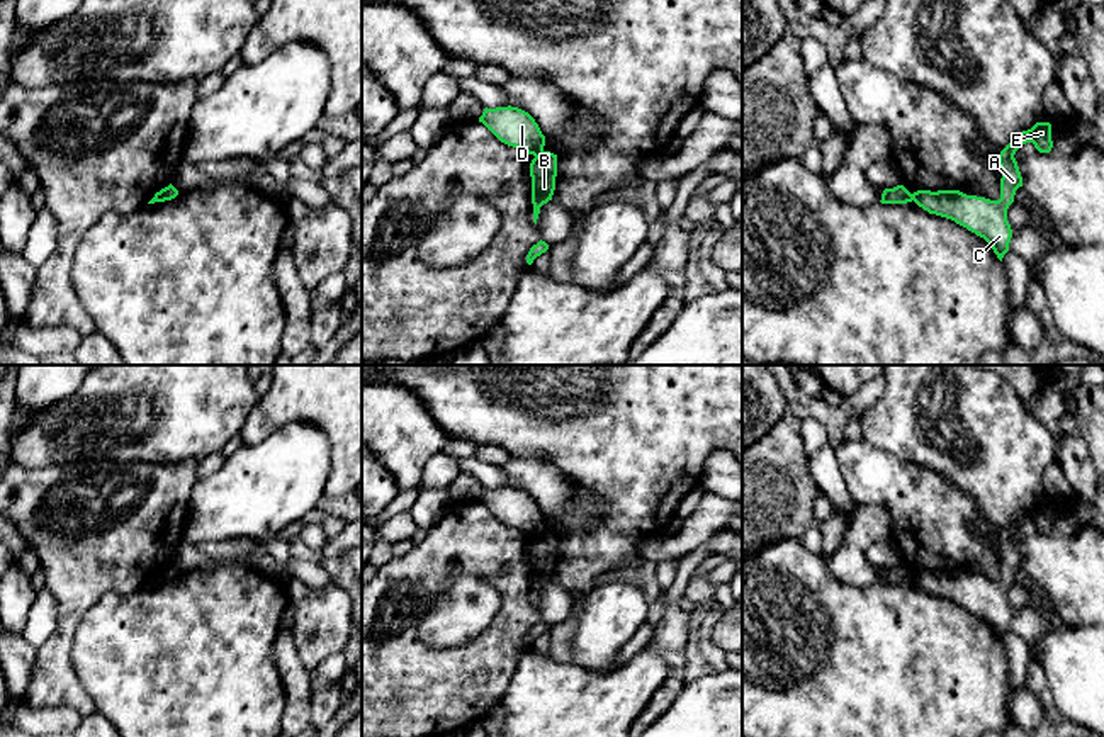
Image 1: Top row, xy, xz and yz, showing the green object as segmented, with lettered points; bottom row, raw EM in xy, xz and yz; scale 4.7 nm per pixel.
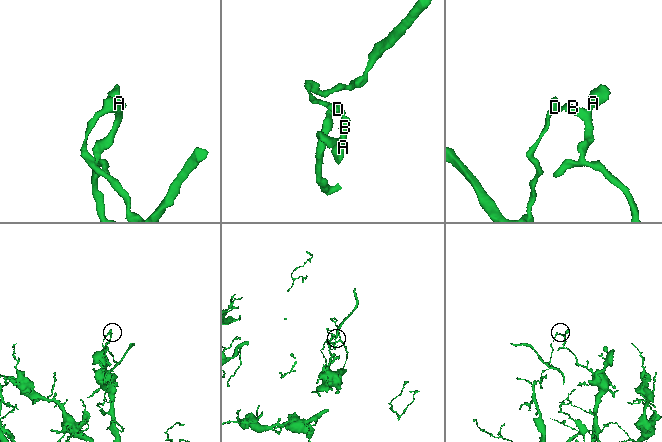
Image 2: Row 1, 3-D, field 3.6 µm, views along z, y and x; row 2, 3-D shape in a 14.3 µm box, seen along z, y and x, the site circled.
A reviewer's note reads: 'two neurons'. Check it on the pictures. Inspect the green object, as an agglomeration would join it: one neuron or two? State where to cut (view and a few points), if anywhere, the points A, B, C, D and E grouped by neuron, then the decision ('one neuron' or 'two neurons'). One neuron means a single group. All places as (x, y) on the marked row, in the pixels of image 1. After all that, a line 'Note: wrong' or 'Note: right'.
cut xz (542, 150), (534, 155); groups A B C E / D; two neurons
Note: right

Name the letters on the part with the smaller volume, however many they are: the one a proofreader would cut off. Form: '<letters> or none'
D

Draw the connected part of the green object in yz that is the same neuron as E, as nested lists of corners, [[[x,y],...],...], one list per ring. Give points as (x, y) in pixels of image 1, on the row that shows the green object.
[[[1036,122],[1031,129],[1019,132],[1000,151],[1002,178],[999,200],[966,195],[960,190],[917,190],[912,194],[912,200],[929,214],[951,219],[983,238],[1002,262],[1012,238],[1007,209],[1014,202],[1016,190],[1022,187],[1022,177],[1014,155],[1026,143],[1033,143],[1039,153],[1050,153],[1053,148],[1051,124]]]

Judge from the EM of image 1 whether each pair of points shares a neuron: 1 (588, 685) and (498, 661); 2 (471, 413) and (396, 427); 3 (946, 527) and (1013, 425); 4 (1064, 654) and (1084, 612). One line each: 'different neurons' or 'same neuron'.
1: different neurons
2: different neurons
3: different neurons
4: different neurons

